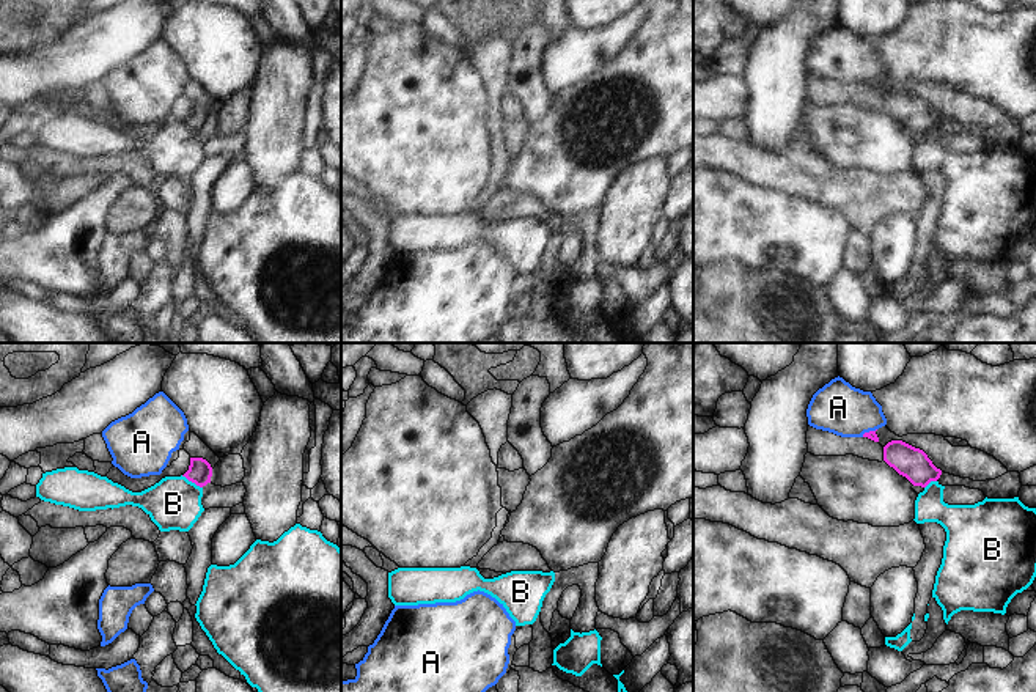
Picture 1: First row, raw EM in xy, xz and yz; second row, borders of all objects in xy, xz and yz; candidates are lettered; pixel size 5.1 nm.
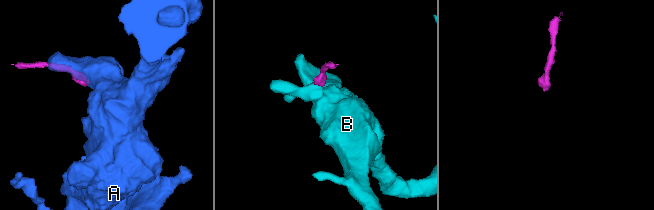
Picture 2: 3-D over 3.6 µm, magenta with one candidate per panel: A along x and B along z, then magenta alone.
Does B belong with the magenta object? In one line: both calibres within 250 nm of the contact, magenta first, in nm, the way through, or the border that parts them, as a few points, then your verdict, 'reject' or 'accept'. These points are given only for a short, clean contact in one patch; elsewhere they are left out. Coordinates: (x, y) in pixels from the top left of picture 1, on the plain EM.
120 nm thick on the magenta side, 280 nm on the other; border along xy (181, 123), (202, 136); reject

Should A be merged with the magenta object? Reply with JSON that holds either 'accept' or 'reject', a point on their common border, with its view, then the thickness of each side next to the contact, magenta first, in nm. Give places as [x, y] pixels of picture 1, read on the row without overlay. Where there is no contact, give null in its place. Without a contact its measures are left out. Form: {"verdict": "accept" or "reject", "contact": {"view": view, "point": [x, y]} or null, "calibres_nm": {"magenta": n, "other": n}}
{"verdict": "reject", "contact": {"view": "yz", "point": [870, 79]}, "calibres_nm": {"magenta": 50, "other": 260}}

